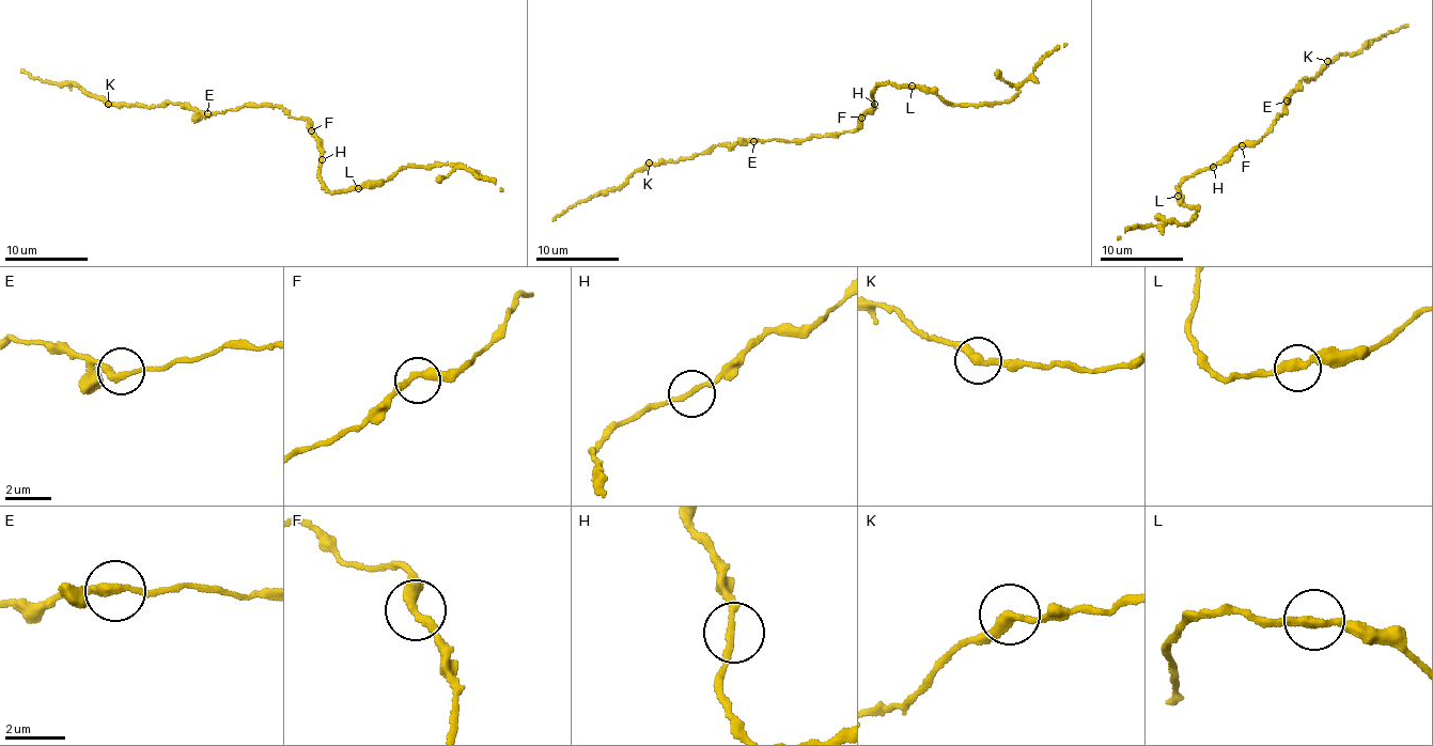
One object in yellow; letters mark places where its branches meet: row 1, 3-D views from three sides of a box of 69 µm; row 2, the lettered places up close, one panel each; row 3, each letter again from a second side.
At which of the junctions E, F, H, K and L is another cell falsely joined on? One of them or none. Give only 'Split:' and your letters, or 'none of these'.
Split: none of these

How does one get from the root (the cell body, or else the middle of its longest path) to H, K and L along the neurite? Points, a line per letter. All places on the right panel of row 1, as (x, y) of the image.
H: (1262, 136), (1257, 143), (1240, 143), (1213, 166)
K: (1262, 136), (1277, 115), (1286, 110), (1284, 105), (1299, 80), (1315, 79), (1327, 61)
L: (1262, 136), (1257, 143), (1240, 143), (1219, 162), (1187, 177), (1178, 187), (1179, 196)

